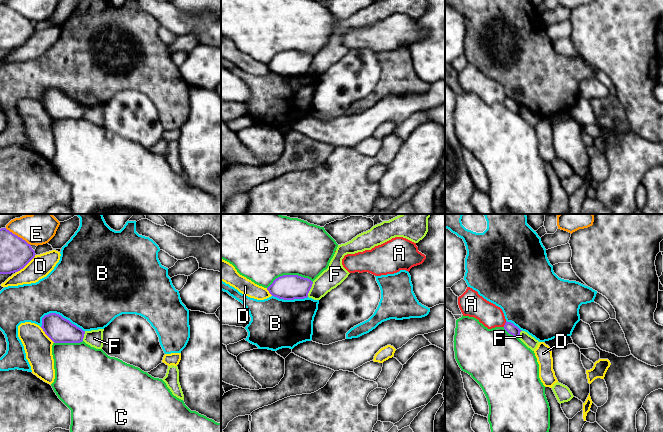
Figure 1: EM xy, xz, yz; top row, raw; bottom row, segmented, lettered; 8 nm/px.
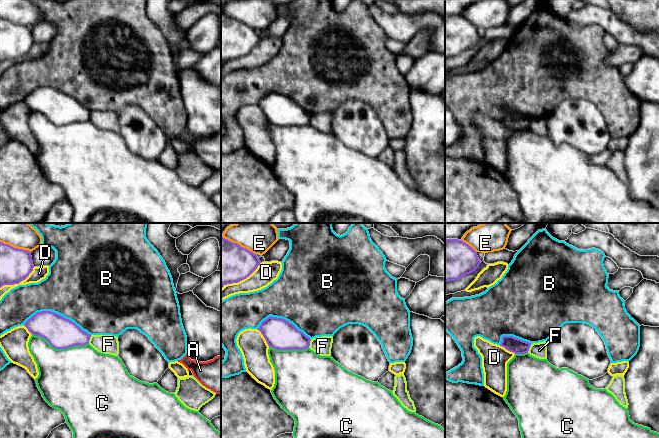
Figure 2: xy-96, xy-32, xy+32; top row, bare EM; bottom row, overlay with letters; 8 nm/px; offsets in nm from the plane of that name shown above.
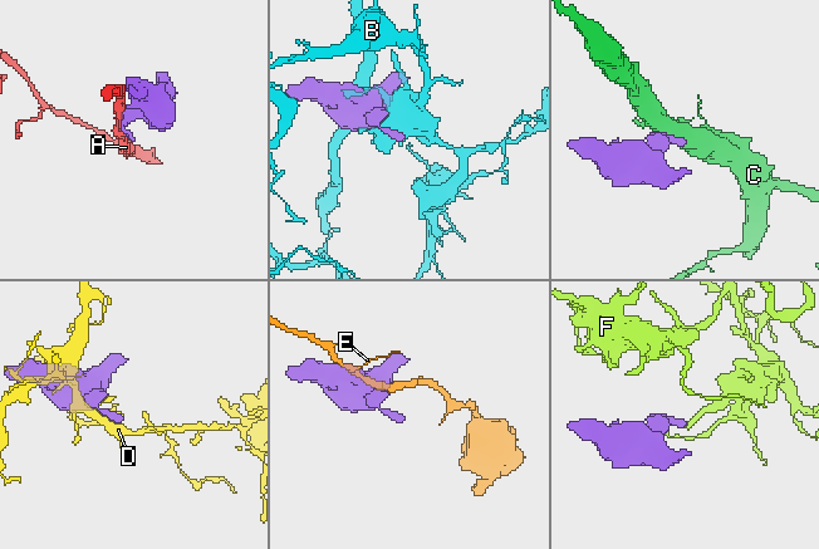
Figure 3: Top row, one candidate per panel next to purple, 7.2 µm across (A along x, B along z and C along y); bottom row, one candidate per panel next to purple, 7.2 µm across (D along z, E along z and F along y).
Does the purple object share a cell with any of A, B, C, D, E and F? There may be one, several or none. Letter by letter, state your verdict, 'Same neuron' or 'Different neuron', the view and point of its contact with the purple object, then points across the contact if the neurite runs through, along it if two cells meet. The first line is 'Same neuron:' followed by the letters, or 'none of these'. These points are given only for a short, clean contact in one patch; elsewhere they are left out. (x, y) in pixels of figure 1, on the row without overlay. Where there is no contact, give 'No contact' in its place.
Same neuron: none of these
A: Different neuron. Touches purple at yz (505, 100)
B: Different neuron. Touches purple at xy (62, 93)
C: Different neuron. Touches purple at xz (289, 51)
D: Different neuron. Touches purple at xy (26, 40)
E: Different neuron. Touches purple at xy (17, 12). Boundary: xy (5, 4), (24, 15), (30, 21)
F: Different neuron. Touches purple at xz (310, 64). Boundary: xz (313, 58), (307, 72)

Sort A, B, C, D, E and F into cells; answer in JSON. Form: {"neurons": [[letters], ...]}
{"neurons": [["A"], ["B"], ["C"], ["D"], ["E"], ["F"]]}

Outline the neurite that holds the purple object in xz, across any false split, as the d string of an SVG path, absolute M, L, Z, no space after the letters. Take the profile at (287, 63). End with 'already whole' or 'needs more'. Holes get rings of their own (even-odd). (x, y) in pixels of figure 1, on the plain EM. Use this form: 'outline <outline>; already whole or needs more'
outline M283 51L276 54L267 66L272 72L283 76L304 75L308 73L312 60L308 54Z; already whole

